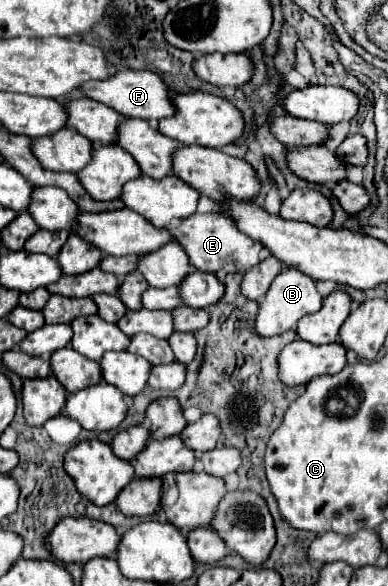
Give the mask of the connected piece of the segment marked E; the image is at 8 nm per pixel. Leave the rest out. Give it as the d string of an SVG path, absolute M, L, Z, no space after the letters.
M193 214L181 220L179 224L173 224L169 230L175 236L175 240L185 248L193 268L201 272L221 272L221 270L223 272L247 272L249 268L261 262L259 252L263 250L263 244L243 234L231 216Z

